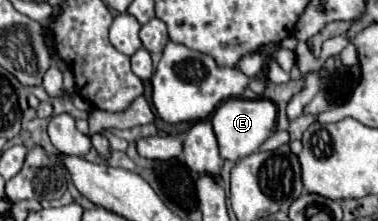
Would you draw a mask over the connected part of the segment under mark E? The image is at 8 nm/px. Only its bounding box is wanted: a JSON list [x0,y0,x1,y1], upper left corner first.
[211,98,277,162]

